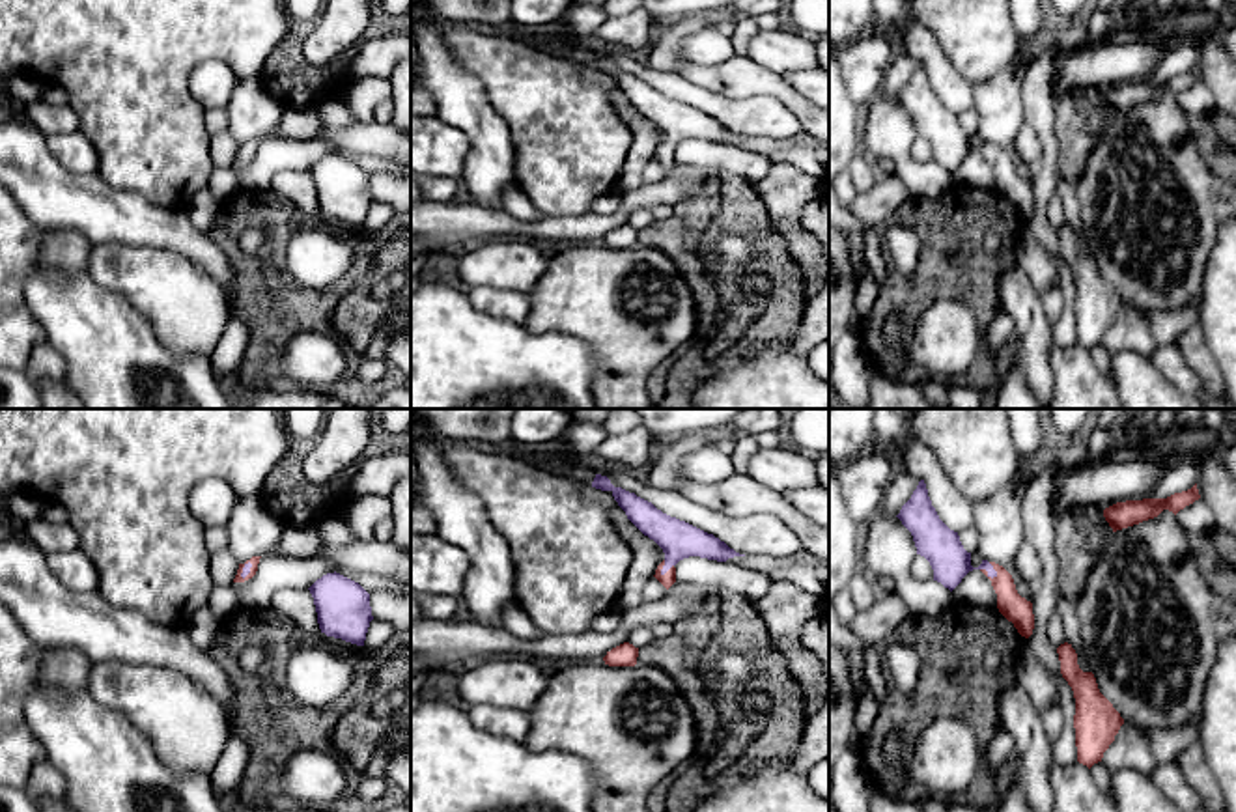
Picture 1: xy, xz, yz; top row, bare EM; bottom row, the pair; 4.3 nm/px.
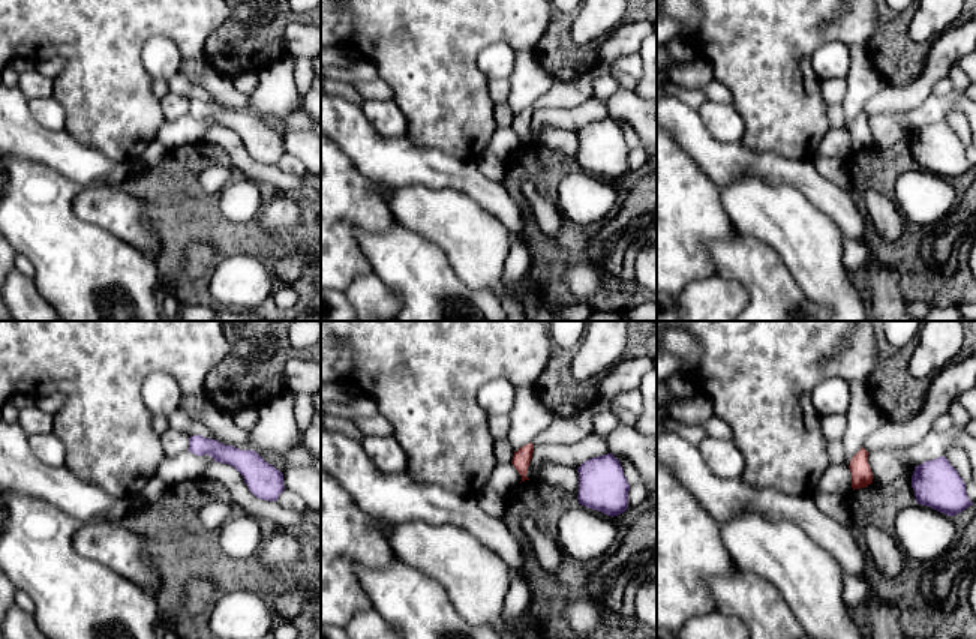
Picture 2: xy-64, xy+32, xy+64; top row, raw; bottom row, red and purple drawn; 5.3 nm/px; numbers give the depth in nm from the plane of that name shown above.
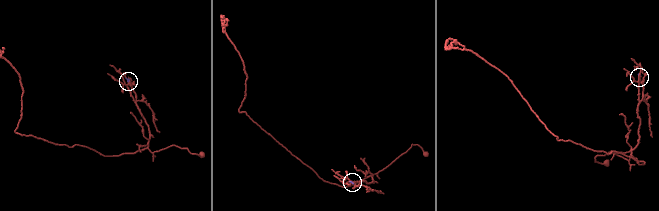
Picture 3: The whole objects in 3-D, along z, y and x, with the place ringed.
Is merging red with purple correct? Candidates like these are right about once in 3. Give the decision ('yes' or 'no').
yes

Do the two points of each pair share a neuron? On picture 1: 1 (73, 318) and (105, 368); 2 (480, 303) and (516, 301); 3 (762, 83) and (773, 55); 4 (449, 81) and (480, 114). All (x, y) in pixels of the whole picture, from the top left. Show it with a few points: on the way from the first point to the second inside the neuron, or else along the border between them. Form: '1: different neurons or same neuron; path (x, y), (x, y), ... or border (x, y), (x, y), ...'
1: same neuron; path (86, 331), (105, 350), (105, 355)
2: same neuron; path (490, 303), (506, 303)
3: different neurons; border (749, 55), (781, 75)
4: same neuron; path (454, 88), (473, 107)

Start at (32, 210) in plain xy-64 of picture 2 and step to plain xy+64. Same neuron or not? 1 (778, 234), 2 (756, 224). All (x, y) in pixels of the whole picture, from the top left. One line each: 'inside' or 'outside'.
1: outside
2: outside

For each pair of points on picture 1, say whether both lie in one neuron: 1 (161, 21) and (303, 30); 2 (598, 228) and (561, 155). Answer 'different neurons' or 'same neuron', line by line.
1: different neurons
2: different neurons

